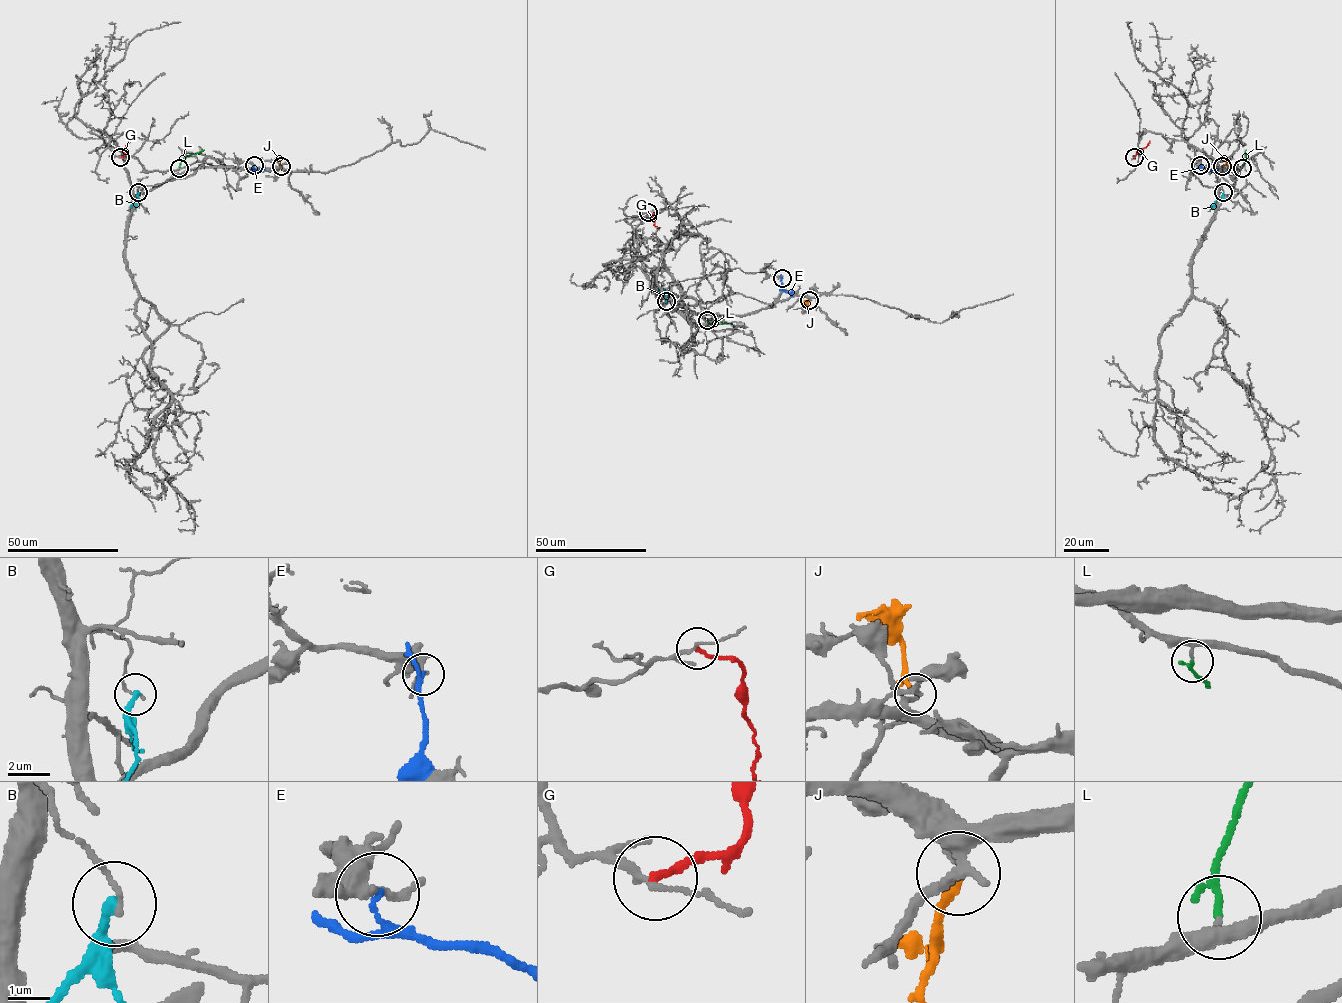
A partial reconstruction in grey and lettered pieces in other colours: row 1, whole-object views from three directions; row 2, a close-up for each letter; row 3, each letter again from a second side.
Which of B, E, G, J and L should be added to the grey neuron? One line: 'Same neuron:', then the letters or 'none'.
Same neuron: J, L

